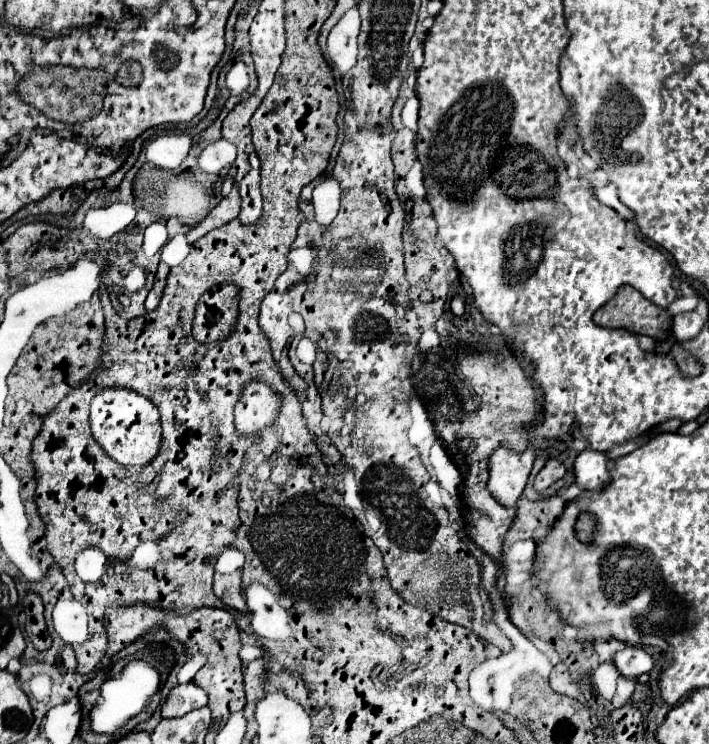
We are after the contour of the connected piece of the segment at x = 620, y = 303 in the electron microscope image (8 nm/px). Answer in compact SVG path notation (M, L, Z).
M620 286L614 298L596 310L594 322L606 328L624 328L660 342L668 340L672 330L668 310L650 302L632 286Z

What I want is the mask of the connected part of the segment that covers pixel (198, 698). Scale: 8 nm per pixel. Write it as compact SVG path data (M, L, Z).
M194 682L178 684L170 690L166 702L162 704L162 718L180 718L188 714L190 710L198 710L200 706L206 706L208 698L202 688L198 688Z

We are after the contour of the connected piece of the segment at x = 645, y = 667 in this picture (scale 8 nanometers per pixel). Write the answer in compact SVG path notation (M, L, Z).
M626 646L622 652L616 652L614 664L618 672L626 678L638 678L642 674L648 674L654 668L652 656L642 648L634 648L634 646Z

